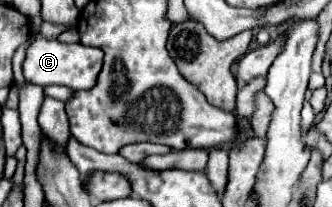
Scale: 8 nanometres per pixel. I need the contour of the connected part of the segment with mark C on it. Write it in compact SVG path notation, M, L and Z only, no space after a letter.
M36 36L26 50L26 60L22 64L24 78L38 86L60 84L72 90L88 90L96 84L96 76L102 68L104 52L100 48L90 48L84 44L62 44L58 40L48 40L44 36Z

